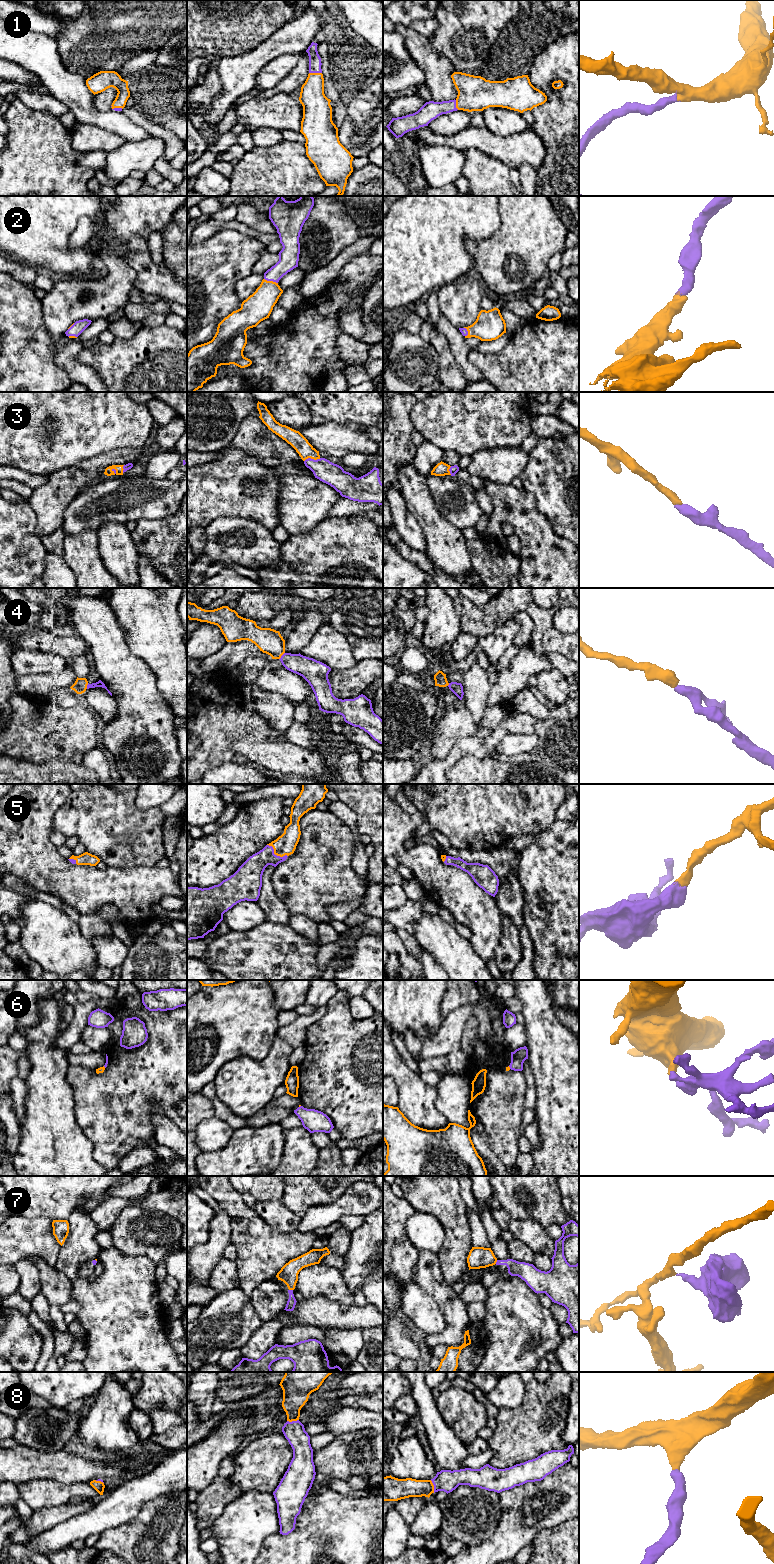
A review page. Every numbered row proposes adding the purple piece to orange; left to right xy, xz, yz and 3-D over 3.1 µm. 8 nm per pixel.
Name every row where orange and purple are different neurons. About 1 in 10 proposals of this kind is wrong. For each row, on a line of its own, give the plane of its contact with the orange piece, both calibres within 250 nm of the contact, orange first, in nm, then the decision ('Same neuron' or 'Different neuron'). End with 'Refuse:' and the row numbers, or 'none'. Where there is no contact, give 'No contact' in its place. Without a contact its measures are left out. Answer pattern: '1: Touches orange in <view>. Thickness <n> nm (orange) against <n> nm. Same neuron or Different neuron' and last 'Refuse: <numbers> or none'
1: Touches orange in xz. Thickness 220 nm (orange) against 100 nm. Same neuron
2: Touches orange in xz. Thickness 220 nm (orange) against 160 nm. Same neuron
3: Touches orange in xz. Thickness 130 nm (orange) against 180 nm. Same neuron
4: Touches orange in xz. Thickness 200 nm (orange) against 170 nm. Same neuron
5: Touches orange in xz. Thickness 160 nm (orange) against 190 nm. Same neuron
6: Touches orange in yz. Thickness 30 nm (orange) against 120 nm. Same neuron
7: Touches orange in xz. Thickness 150 nm (orange) against 70 nm. Different neuron
8: Touches orange in yz. Thickness 160 nm (orange) against 180 nm. Same neuron
Refuse: 7

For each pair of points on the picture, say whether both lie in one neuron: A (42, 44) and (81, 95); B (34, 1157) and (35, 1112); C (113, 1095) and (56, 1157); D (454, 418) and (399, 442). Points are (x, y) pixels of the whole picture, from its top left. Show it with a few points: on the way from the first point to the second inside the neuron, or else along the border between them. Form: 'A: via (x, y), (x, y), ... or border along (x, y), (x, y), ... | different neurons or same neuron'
A: via (42, 57), (68, 83) | same neuron
B: via (35, 1146), (35, 1123) | same neuron
C: border along (75, 1106), (75, 1120), (91, 1141), (92, 1150) | different neurons
D: border along (413, 405), (410, 411), (410, 419), (414, 429) | different neurons

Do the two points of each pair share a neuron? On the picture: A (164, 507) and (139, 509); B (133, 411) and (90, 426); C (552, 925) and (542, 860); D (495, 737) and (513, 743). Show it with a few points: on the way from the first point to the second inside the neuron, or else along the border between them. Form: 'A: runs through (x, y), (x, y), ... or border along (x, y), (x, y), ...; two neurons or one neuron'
A: runs through (158, 507), (145, 507); one neuron
B: runs through (122, 419), (101, 419); one neuron
C: runs through (552, 909), (549, 903), (549, 876); one neuron
D: border along (524, 733), (508, 733), (494, 749); two neurons

